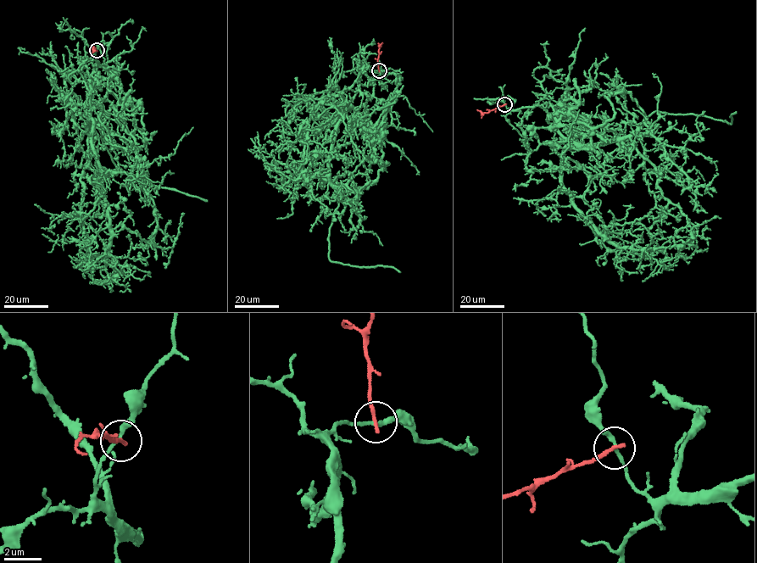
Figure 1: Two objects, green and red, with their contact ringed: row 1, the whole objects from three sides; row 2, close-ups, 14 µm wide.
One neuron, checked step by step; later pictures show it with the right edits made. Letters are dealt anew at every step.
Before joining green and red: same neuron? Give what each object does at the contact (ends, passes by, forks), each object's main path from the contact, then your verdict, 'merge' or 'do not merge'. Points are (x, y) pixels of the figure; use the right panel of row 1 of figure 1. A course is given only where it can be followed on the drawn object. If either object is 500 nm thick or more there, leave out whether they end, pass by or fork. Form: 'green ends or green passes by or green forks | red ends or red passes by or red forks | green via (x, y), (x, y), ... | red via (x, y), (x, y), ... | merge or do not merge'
green passes by | red ends | green via (505, 104), (554, 115), (575, 145), (564, 153), (563, 189), (619, 247), (685, 243), (693, 227), (720, 218) | red via (505, 104), (488, 113), (477, 109) | do not merge

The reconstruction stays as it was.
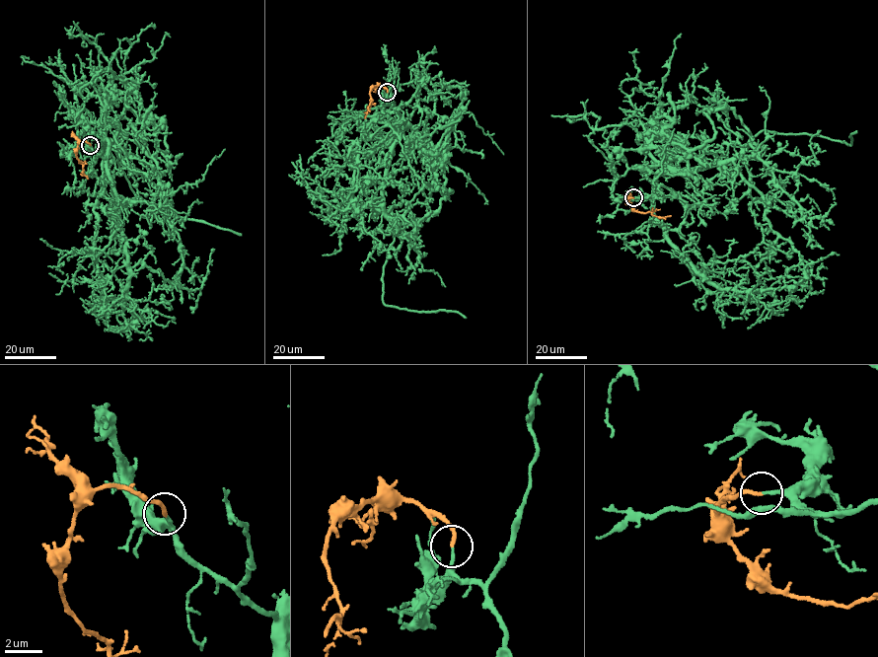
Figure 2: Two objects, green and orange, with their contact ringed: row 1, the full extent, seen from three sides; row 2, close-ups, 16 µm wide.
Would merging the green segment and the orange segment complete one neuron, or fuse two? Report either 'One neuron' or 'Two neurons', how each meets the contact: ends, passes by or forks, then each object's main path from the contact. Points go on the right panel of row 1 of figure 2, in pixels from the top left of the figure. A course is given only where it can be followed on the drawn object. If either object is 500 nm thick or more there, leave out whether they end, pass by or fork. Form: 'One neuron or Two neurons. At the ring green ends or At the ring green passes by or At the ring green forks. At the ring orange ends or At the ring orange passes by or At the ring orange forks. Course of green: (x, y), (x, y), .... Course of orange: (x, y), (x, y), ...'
One neuron. At the ring green ends. At the ring orange ends. Course of green: (633, 197), (650, 199), (659, 176), (730, 159), (763, 130), (818, 134), (849, 144), (850, 133), (856, 132). Course of orange: (633, 197), (627, 199), (635, 210), (661, 217), (671, 215)

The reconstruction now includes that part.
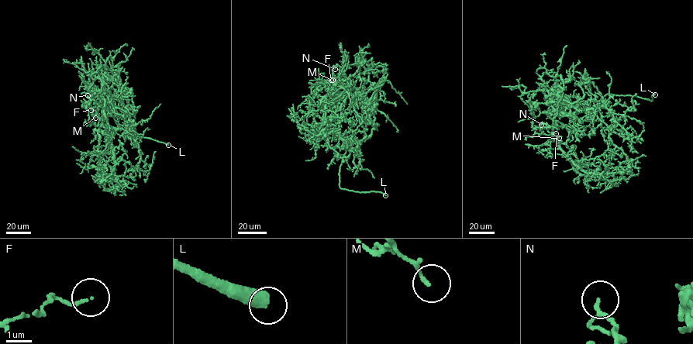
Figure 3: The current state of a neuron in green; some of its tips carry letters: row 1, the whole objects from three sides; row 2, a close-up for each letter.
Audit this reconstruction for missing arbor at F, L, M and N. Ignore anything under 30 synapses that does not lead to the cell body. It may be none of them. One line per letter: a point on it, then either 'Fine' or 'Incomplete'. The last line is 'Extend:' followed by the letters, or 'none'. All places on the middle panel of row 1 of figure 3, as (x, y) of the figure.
F: Place: (331, 80). Fine
L: Place: (385, 195). Incomplete
M: Place: (332, 80). Fine
N: Place: (335, 69). Fine
Extend: L

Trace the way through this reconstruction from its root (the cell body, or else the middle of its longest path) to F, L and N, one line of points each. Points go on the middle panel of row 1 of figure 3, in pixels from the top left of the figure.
F: (348, 91), (349, 85), (339, 66), (332, 67), (331, 80)
L: (348, 91), (339, 126), (346, 153), (339, 167), (339, 187), (360, 192), (380, 191), (385, 195)
N: (348, 91), (349, 85), (342, 67), (337, 66), (335, 69)

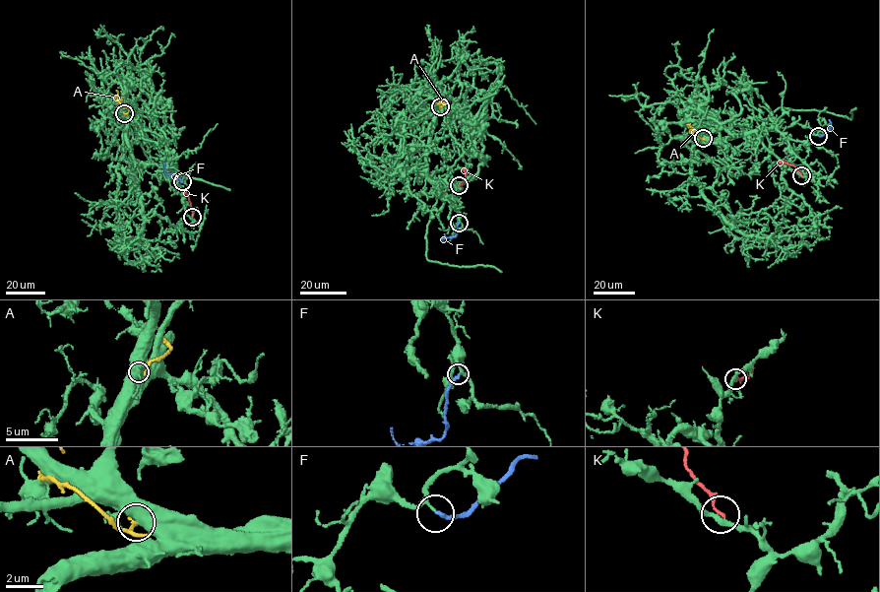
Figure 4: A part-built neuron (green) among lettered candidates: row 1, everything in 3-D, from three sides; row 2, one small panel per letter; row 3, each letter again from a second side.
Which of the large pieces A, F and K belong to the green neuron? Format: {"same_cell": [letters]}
{"same_cell": ["K"]}

